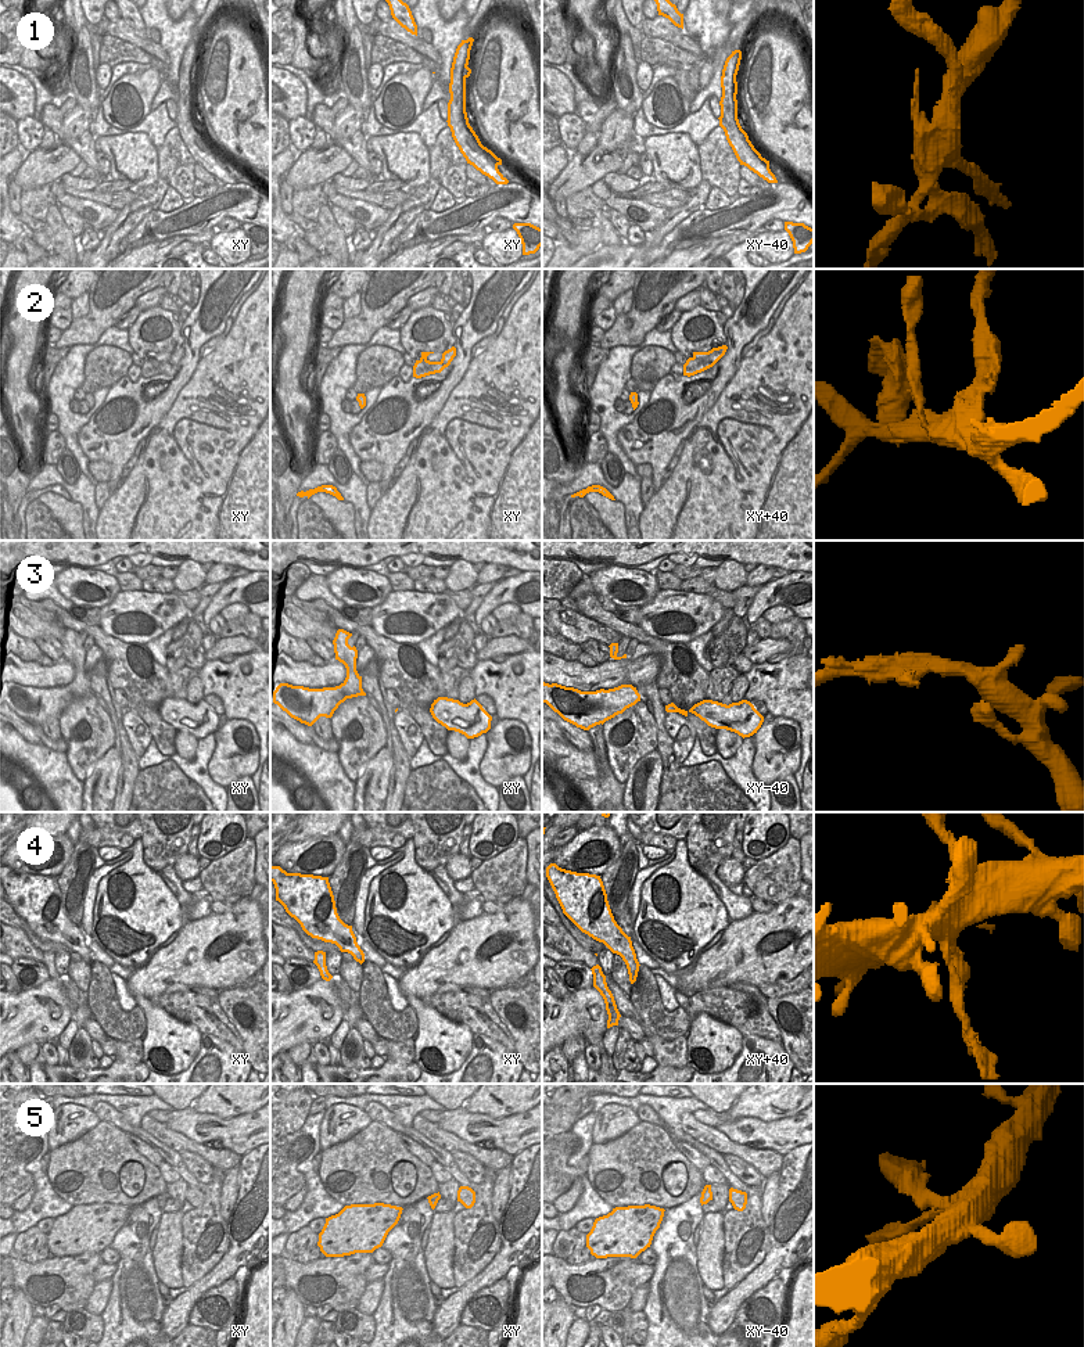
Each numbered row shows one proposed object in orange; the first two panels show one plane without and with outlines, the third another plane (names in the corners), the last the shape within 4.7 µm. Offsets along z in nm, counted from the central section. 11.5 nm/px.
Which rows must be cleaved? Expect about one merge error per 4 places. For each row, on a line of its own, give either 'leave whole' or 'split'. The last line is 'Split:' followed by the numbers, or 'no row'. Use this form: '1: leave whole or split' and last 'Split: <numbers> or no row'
1: split
2: split
3: leave whole
4: leave whole
5: leave whole
Split: 1, 2

